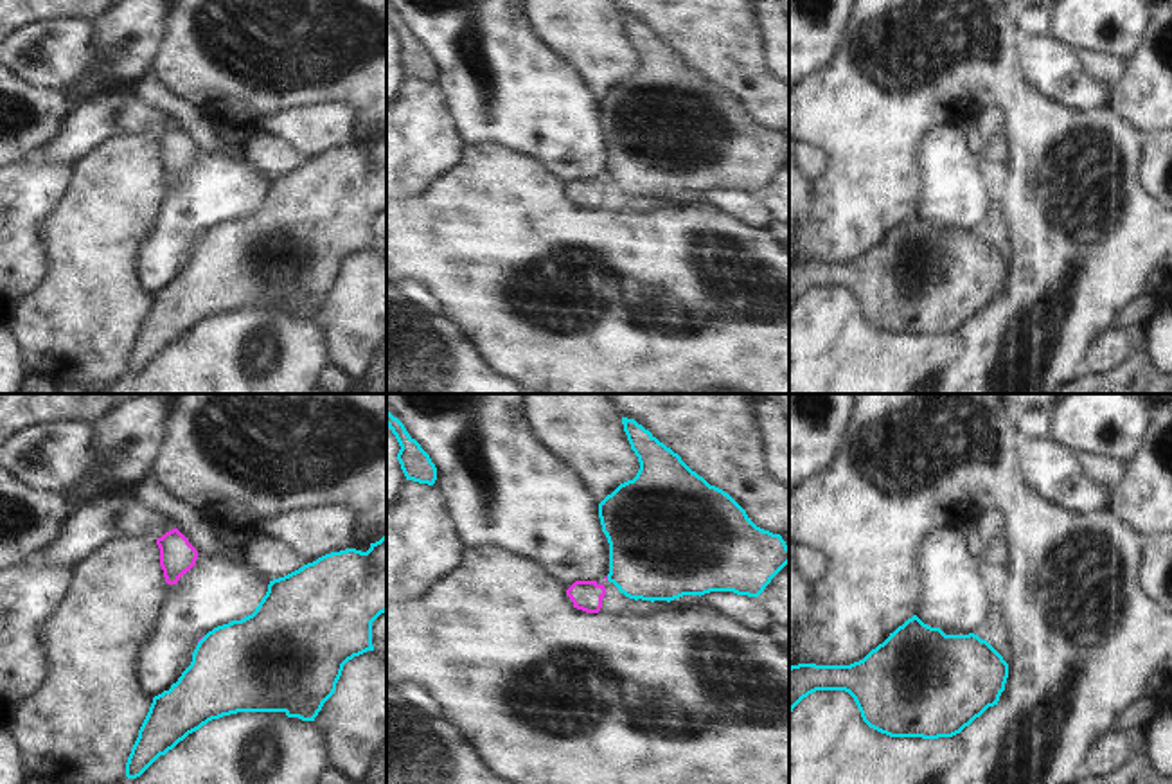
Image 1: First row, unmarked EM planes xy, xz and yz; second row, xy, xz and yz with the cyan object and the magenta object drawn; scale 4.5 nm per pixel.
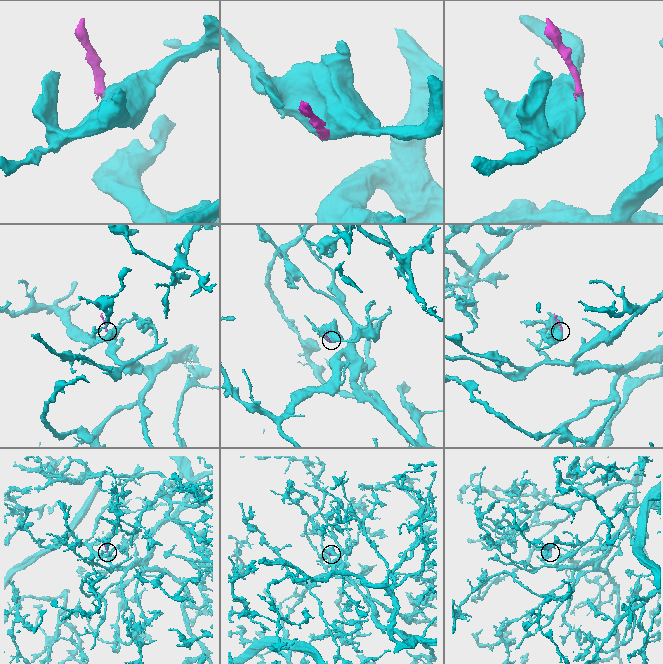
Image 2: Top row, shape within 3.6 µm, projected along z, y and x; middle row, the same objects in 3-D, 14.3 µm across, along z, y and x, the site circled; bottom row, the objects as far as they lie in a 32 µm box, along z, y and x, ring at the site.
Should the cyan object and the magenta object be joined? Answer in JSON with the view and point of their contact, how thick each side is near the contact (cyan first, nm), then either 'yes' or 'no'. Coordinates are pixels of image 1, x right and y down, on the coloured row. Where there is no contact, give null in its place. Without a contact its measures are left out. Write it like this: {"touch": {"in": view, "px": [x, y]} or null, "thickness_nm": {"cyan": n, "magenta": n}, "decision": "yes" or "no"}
{"touch": {"in": "xy", "px": [200, 641]}, "thickness_nm": {"cyan": 420, "magenta": 20}, "decision": "no"}

